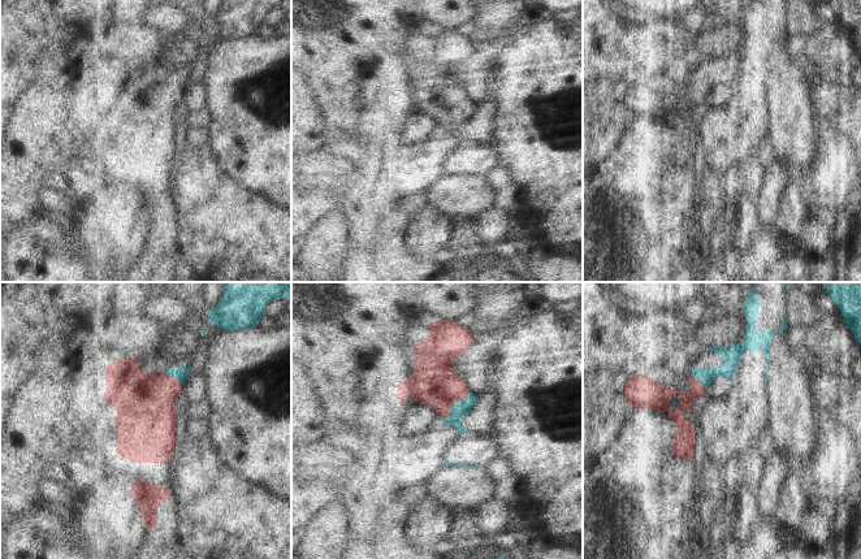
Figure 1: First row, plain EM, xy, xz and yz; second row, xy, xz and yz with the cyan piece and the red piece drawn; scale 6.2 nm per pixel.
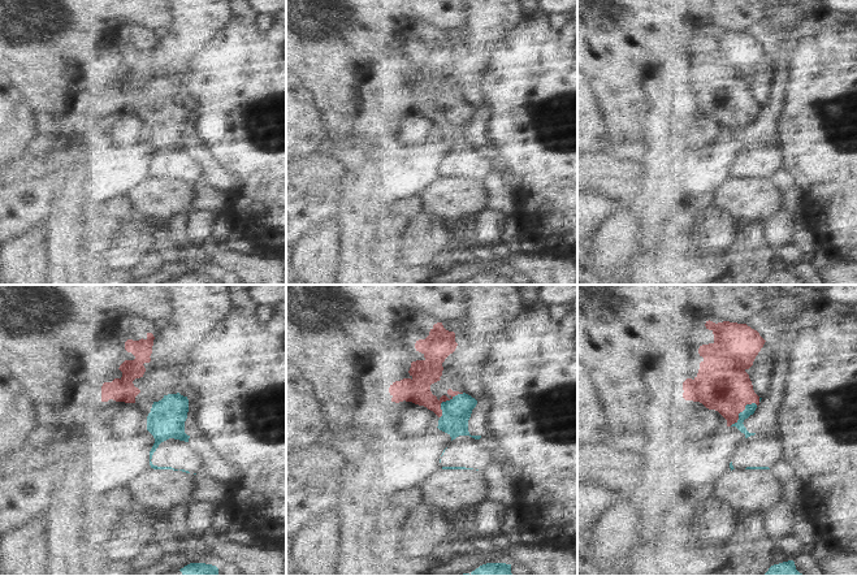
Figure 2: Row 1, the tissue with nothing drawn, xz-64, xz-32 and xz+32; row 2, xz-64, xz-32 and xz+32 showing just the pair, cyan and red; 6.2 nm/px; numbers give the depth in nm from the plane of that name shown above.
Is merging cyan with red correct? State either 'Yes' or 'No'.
Yes.

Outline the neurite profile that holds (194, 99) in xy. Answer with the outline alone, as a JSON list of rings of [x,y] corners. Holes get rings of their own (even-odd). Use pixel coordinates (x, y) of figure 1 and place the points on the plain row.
[[[192,77],[192,86],[189,87],[182,96],[182,108],[186,112],[199,112],[205,108],[205,88],[199,78]]]

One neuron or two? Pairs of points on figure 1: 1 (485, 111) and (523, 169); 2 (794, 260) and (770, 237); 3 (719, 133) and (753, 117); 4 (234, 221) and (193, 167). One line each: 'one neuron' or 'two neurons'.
1: two neurons
2: one neuron
3: one neuron
4: one neuron

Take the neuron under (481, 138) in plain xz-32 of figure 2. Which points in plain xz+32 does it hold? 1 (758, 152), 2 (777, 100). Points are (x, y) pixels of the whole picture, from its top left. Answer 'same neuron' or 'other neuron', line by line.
1: other neuron
2: same neuron

